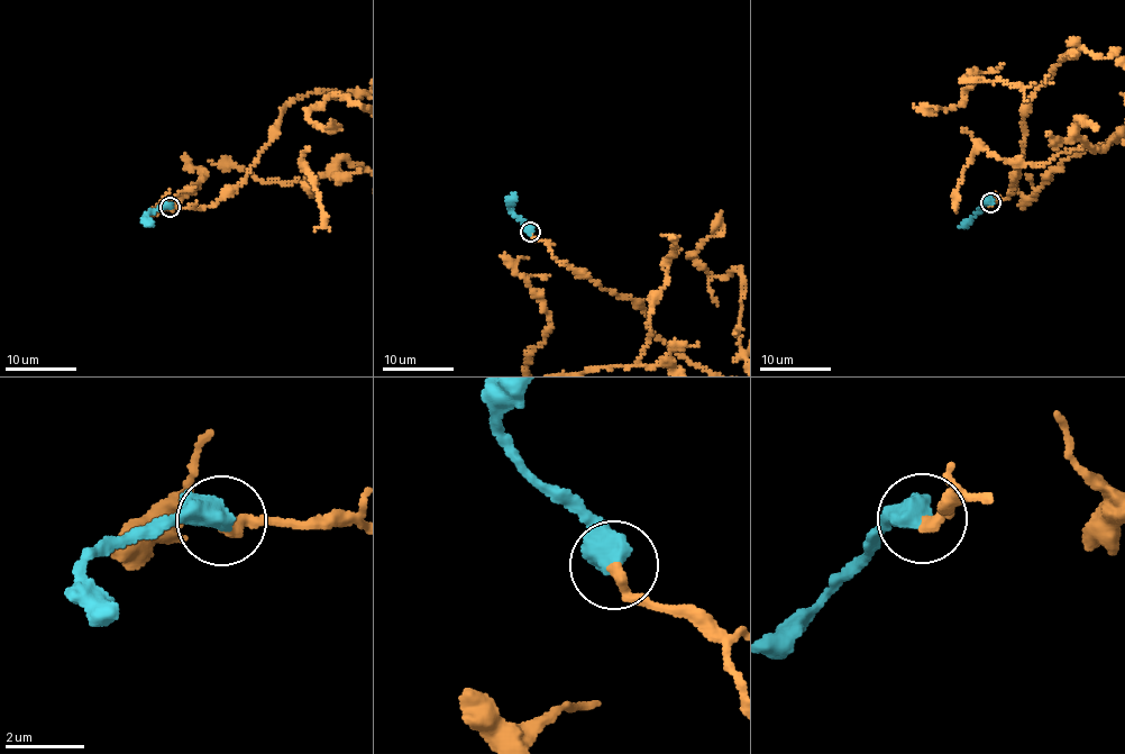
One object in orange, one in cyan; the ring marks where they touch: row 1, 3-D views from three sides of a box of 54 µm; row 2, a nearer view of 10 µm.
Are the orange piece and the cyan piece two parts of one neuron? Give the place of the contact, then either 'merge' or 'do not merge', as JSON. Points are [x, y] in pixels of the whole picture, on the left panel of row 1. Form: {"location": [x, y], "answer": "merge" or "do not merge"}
{"location": [170, 207], "answer": "merge"}

